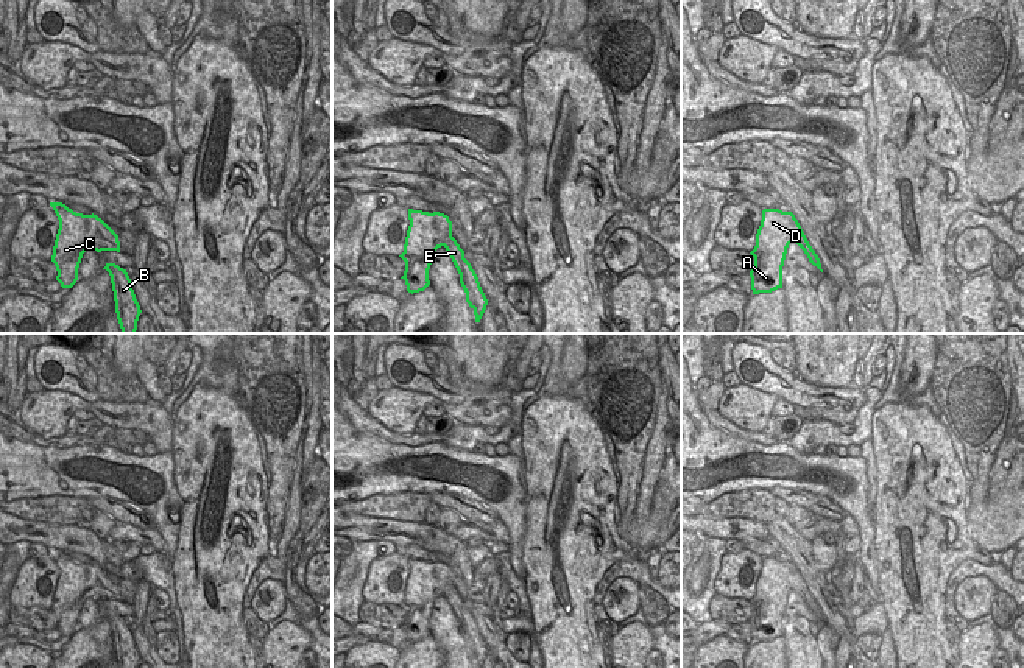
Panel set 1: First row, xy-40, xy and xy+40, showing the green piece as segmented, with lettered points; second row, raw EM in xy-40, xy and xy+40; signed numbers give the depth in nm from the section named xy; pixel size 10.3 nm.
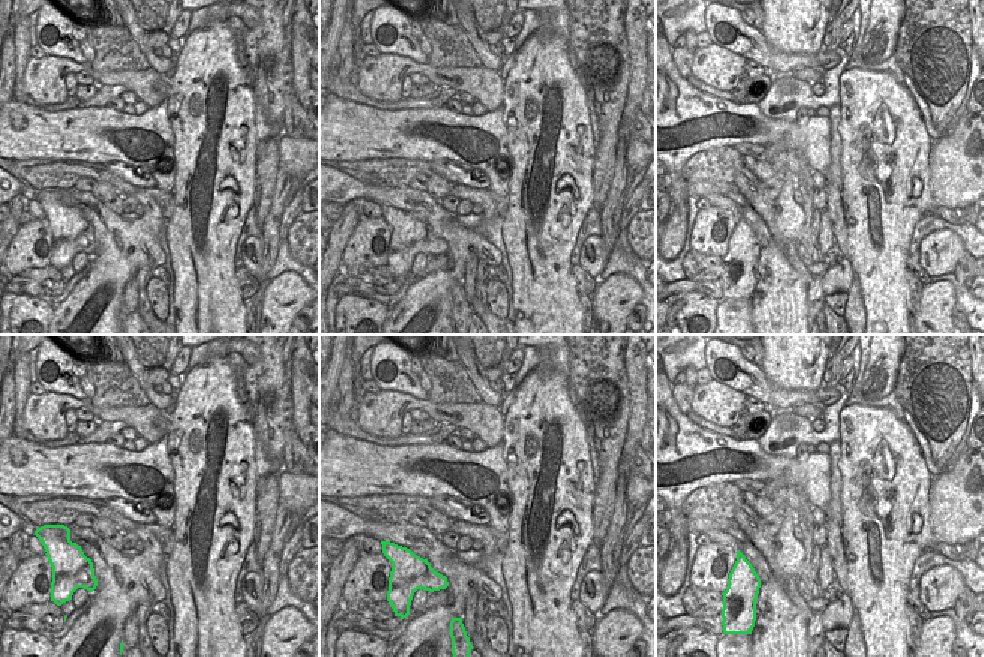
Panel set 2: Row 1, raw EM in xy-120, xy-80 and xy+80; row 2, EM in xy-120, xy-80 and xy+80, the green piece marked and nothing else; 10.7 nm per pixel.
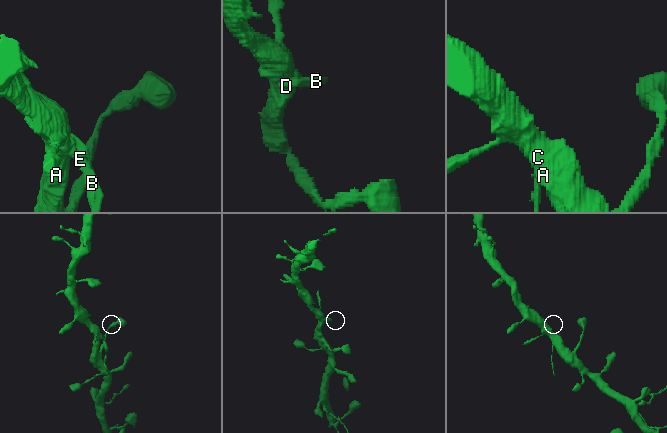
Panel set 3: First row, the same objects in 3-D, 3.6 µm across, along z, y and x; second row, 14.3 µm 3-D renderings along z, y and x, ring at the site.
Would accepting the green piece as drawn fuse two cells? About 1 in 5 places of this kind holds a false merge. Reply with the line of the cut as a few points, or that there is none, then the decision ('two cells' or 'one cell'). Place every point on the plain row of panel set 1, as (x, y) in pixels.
xy (443, 587), (455, 590) | two cells

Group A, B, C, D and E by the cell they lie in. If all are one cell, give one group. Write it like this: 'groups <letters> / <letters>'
groups A C D / B E

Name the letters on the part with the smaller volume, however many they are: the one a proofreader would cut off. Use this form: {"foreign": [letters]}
{"foreign": ["B", "E"]}

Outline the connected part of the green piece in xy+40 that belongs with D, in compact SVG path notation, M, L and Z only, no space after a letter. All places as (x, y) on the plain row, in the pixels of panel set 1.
M764 557L756 582L756 595L750 601L754 615L750 620L753 643L782 637L782 615L790 592L806 592L807 587L792 561Z

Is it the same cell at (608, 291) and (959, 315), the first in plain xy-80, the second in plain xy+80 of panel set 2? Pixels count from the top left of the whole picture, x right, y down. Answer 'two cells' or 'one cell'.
two cells

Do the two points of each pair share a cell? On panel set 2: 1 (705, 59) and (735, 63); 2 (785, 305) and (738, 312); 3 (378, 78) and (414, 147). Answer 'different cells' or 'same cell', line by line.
1: same cell
2: different cells
3: different cells

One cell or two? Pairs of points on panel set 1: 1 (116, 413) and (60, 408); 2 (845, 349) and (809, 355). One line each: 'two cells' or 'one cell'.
1: one cell
2: one cell

